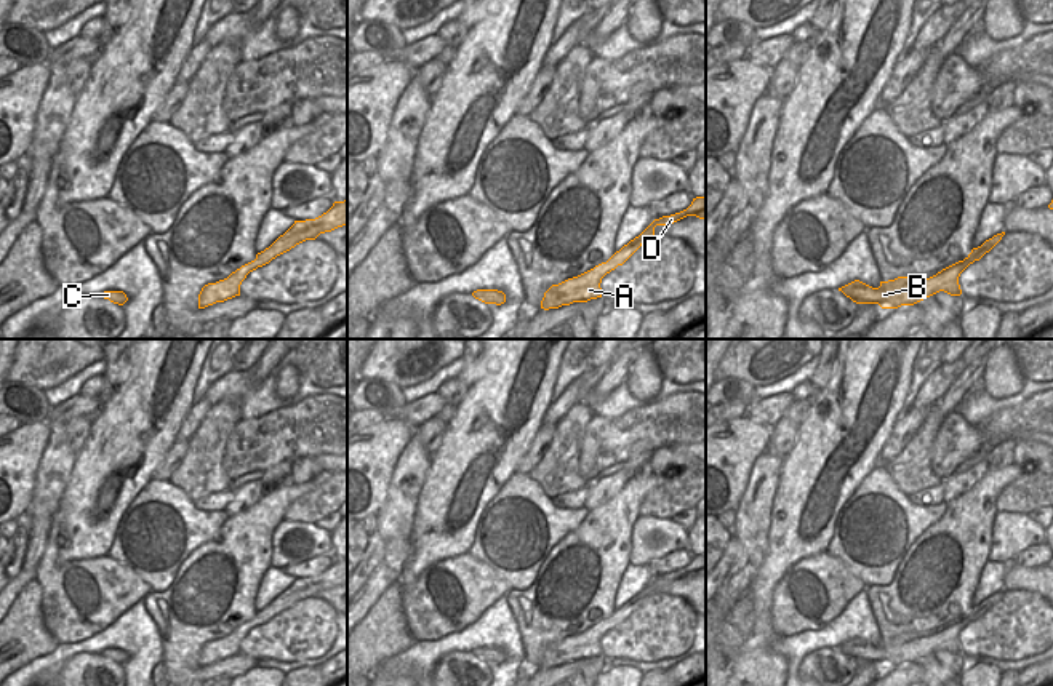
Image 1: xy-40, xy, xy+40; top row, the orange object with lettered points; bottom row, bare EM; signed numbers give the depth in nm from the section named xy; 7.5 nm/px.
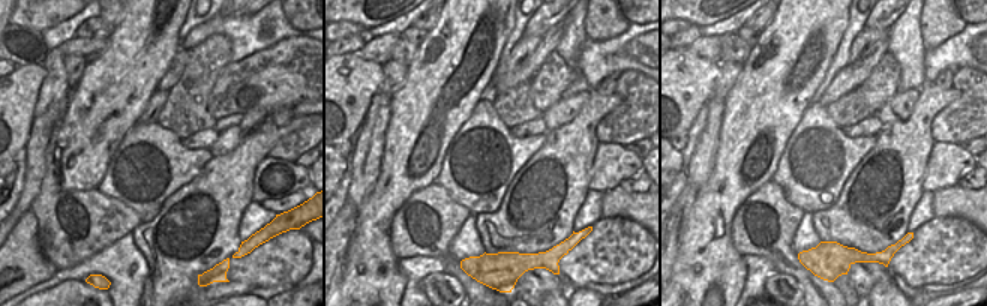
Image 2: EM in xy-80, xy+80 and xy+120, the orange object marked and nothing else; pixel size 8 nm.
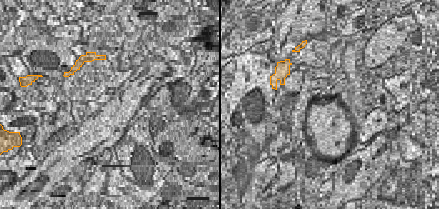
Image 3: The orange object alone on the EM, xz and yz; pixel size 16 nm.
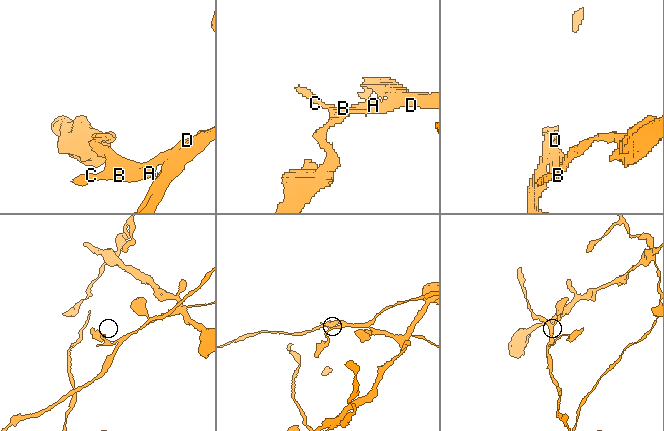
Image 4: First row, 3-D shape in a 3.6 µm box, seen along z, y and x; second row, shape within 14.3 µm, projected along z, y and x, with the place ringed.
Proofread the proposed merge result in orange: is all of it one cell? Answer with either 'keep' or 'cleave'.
cleave

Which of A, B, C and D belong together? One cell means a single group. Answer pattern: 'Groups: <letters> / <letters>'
Groups: A B C / D

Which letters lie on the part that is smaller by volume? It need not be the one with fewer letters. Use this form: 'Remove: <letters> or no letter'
Remove: A, B, C

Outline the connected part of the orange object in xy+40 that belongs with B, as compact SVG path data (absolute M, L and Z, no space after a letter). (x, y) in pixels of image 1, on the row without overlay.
M973 617L970 620L959 619L930 636L898 635L895 638L880 640L879 646L855 638L839 646L839 649L856 662L879 662L882 667L914 664L939 649L960 654L959 635L973 620Z

